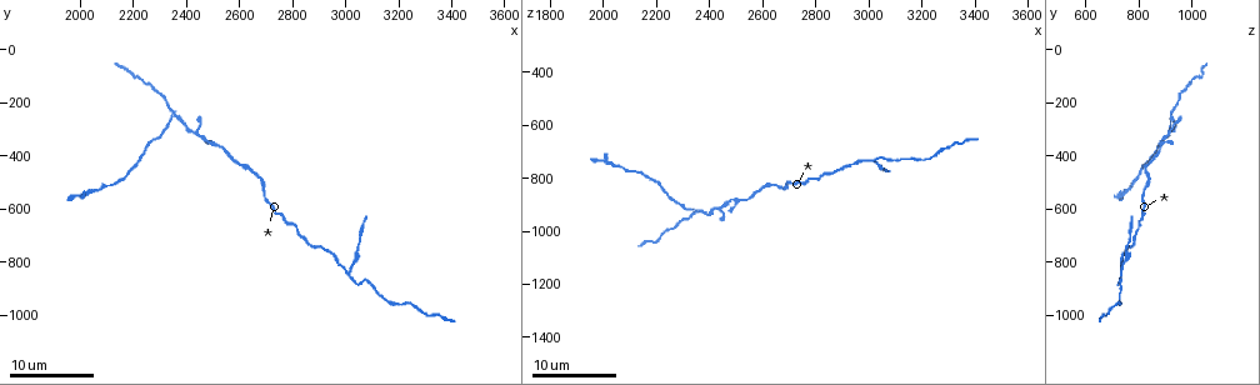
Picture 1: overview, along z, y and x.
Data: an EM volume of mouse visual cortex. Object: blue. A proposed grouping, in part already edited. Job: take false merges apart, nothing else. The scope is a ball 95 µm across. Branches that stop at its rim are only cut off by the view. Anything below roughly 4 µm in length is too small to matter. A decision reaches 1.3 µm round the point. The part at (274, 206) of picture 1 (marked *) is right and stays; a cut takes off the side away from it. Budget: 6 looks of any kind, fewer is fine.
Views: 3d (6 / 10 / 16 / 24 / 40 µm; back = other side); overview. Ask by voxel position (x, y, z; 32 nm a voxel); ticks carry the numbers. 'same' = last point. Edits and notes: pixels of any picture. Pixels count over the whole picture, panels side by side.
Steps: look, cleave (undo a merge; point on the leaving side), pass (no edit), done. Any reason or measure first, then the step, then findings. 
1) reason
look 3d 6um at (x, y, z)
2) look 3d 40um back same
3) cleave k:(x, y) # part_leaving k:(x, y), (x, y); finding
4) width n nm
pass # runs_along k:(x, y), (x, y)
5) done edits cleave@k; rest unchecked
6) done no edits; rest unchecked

look 3d 16um at (3020, 830, 740)

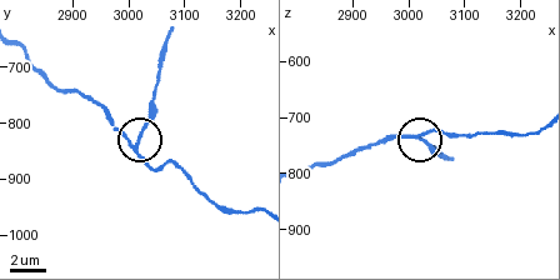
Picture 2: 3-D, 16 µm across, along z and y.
look 3d 10um same

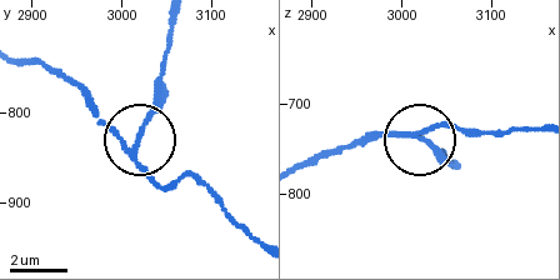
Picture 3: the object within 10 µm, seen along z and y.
width 160 nm
cleave 3:(150, 120) # part_leaving 3:(130, 155), (174, 21); two cells meet here

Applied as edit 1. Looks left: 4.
look overview

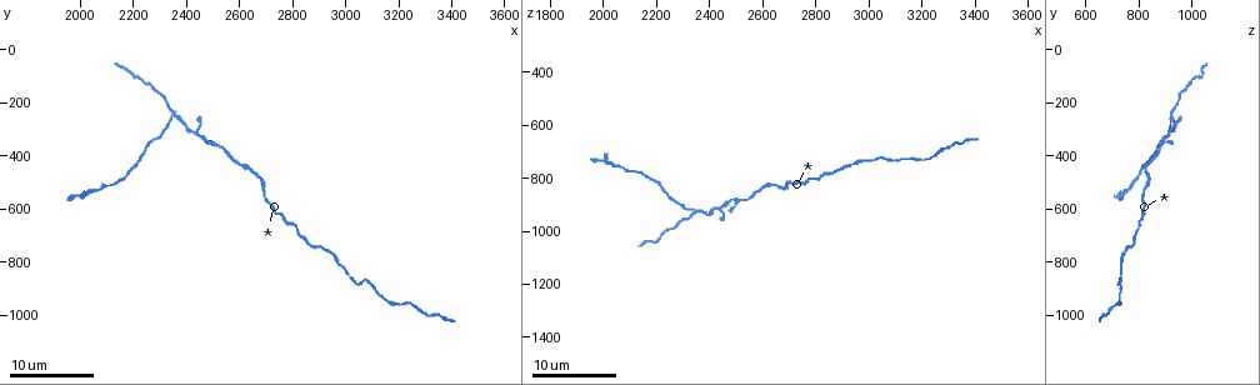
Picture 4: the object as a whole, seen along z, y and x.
narrows sharply
look 3d 16um at (2540, 380, 880)

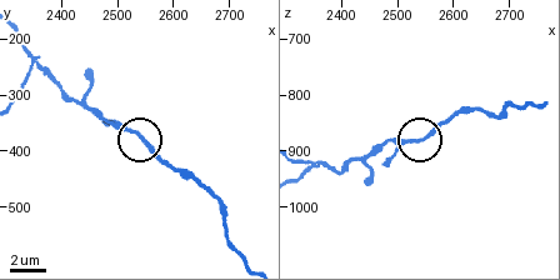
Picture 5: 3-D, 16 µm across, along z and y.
look 3d 10um at (2540, 370, 875)

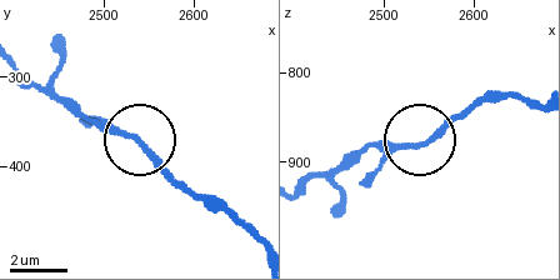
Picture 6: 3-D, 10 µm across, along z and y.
width 190 nm
pass # runs_along 6:(253, 238), (203, 204), (145, 146), (75, 113); one cell here

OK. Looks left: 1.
done edits cleave@3; rest unchecked

